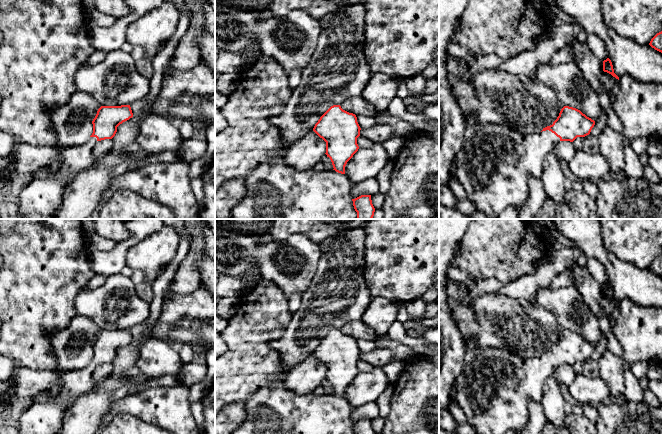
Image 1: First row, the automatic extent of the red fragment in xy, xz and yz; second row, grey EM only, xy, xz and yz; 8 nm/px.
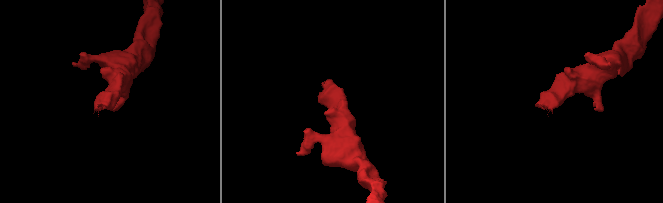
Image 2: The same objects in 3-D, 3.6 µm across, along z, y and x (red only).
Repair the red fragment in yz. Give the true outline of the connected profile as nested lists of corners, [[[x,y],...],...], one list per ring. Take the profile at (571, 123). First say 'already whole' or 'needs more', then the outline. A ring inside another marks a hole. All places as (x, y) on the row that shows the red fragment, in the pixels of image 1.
needs more | [[[564,106],[553,124],[543,128],[539,133],[523,134],[507,125],[493,123],[467,123],[462,148],[454,158],[456,177],[463,185],[467,199],[476,205],[477,210],[484,212],[487,216],[498,219],[499,215],[509,206],[515,207],[520,214],[529,198],[529,179],[541,177],[545,157],[555,151],[557,144],[561,141],[573,142],[577,137],[589,135],[594,125],[594,120],[580,110],[569,106]]]

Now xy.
needs more | [[[130,105],[101,106],[92,121],[93,133],[85,143],[69,147],[56,145],[63,158],[61,168],[57,171],[42,169],[36,172],[27,186],[16,191],[14,199],[18,203],[18,219],[53,219],[54,214],[62,204],[64,190],[71,182],[71,176],[90,167],[96,161],[92,153],[96,143],[101,140],[112,139],[117,132],[117,127],[132,117]]]

